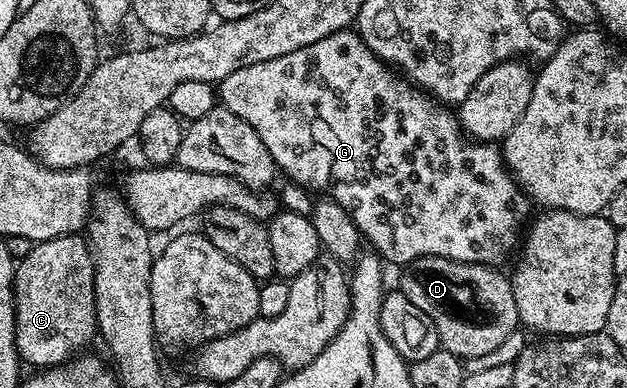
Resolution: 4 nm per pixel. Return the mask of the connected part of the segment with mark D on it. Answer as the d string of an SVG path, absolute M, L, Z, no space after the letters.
M421 257L411 261L401 270L402 285L400 291L436 323L438 344L452 355L460 358L485 355L495 351L513 332L520 329L516 299L512 295L510 277L502 274L501 268L481 265L475 261L453 261L447 257Z

